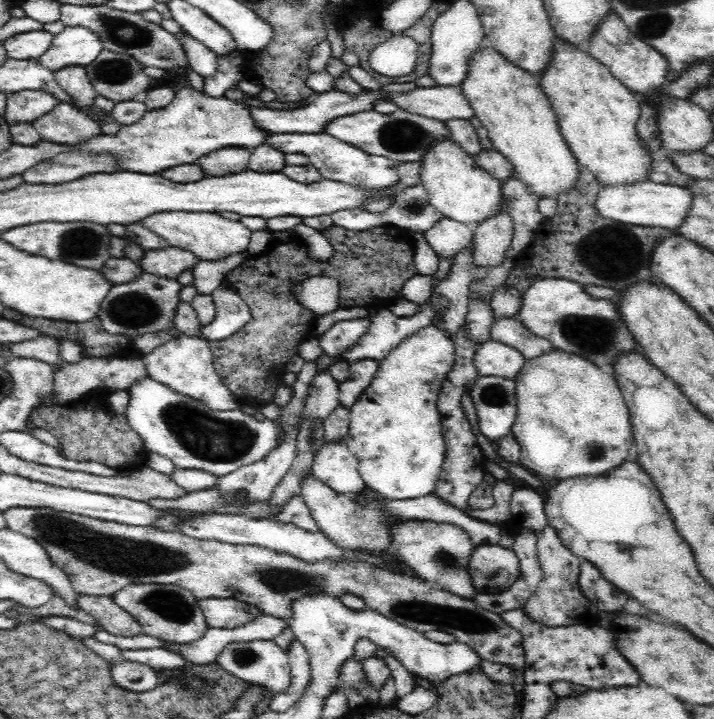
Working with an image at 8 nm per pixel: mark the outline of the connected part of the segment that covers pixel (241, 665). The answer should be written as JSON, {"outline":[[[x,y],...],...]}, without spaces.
{"outline":[[[252,640],[251,642],[230,642],[215,658],[226,673],[250,684],[258,684],[272,691],[275,696],[285,691],[292,683],[291,668],[287,653],[282,651],[276,640]]]}

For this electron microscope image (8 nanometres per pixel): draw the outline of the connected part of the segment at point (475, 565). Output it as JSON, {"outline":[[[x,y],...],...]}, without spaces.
{"outline":[[[498,544],[475,547],[468,560],[468,575],[478,593],[500,594],[520,576],[516,553]]]}

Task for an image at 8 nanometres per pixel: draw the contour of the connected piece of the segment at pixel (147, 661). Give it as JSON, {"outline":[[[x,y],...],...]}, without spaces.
{"outline":[[[154,648],[154,649],[124,649],[121,650],[121,654],[124,659],[146,666],[150,666],[157,673],[176,672],[180,668],[185,668],[187,662],[176,652],[165,648]]]}

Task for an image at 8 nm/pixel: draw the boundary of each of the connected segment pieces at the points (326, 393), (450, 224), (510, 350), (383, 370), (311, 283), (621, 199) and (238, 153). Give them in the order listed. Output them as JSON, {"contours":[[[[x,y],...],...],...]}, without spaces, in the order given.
{"contours":[[[[328,369],[317,372],[306,398],[305,408],[300,417],[300,426],[307,418],[320,418],[324,420],[338,406],[341,406],[339,396],[340,383],[330,376]]],[[[443,216],[438,224],[434,224],[423,234],[436,256],[450,261],[460,248],[466,248],[472,242],[473,226],[460,224]]],[[[498,341],[481,343],[474,352],[474,365],[479,376],[499,376],[514,380],[526,359],[514,347]]],[[[434,324],[427,326],[426,328],[420,328],[420,330],[416,330],[416,332],[407,336],[404,340],[400,341],[400,344],[396,345],[396,348],[393,348],[388,353],[386,358],[379,361],[379,367],[377,368],[376,374],[373,376],[372,382],[360,393],[358,400],[356,400],[354,406],[349,410],[349,429],[344,435],[343,441],[359,460],[359,467],[357,469],[365,486],[376,491],[384,499],[393,501],[408,500],[434,493],[440,472],[442,472],[441,468],[445,459],[446,450],[446,441],[444,441],[444,435],[442,435],[442,415],[440,415],[438,409],[438,394],[440,394],[440,386],[447,380],[448,372],[450,372],[452,366],[454,366],[454,358],[456,358],[454,340],[455,337],[452,337],[450,333],[446,333],[446,331],[436,327]]],[[[313,277],[292,288],[298,303],[312,311],[314,316],[322,316],[339,307],[339,284],[332,277]]],[[[650,180],[636,184],[601,187],[595,208],[598,209],[603,221],[622,222],[634,226],[669,228],[678,230],[688,216],[688,210],[693,206],[693,194],[683,186],[658,184]]],[[[220,148],[198,158],[198,167],[205,177],[236,175],[248,169],[251,150],[248,148]]]]}

